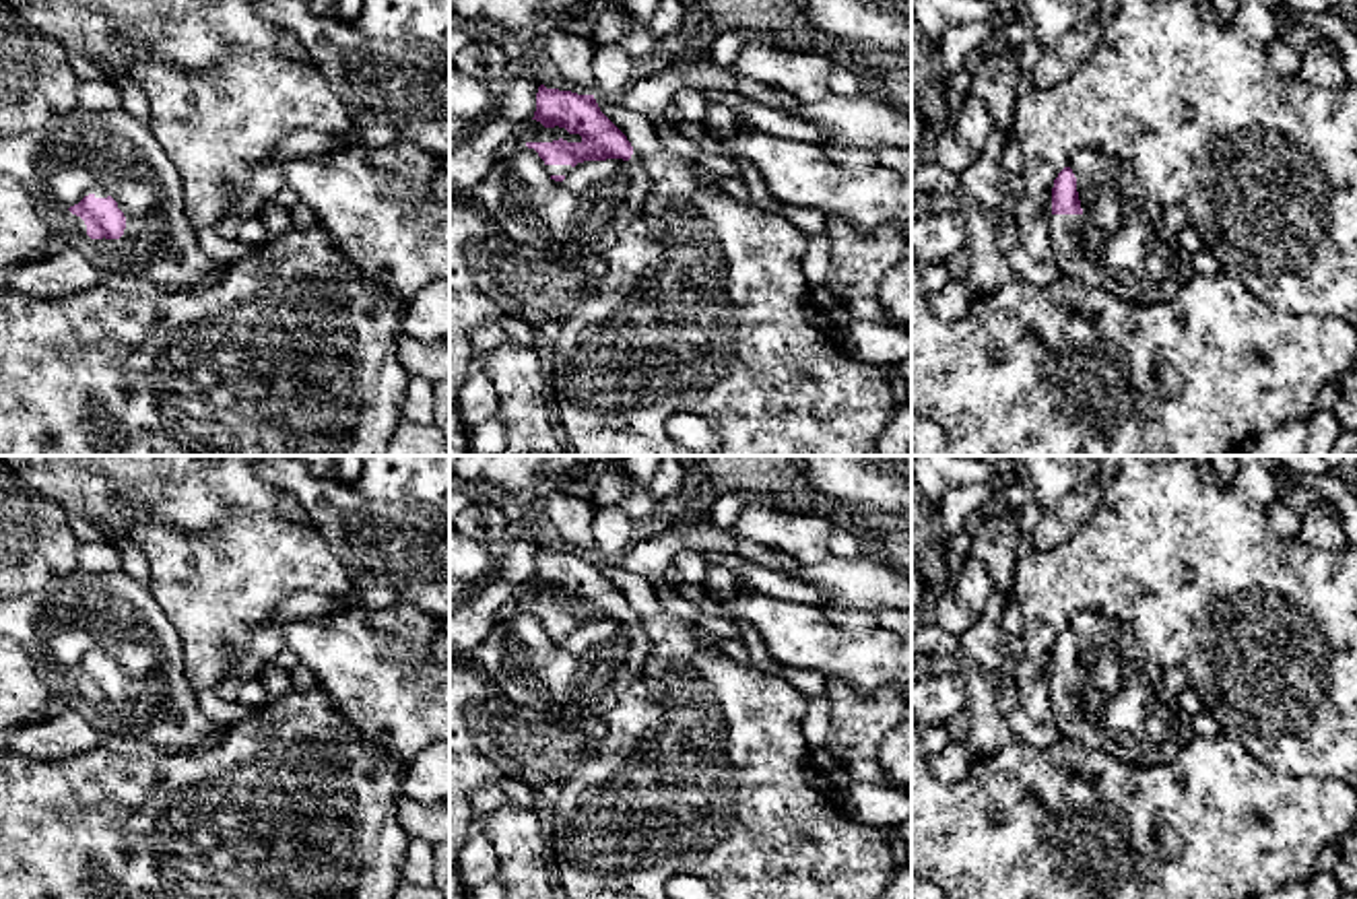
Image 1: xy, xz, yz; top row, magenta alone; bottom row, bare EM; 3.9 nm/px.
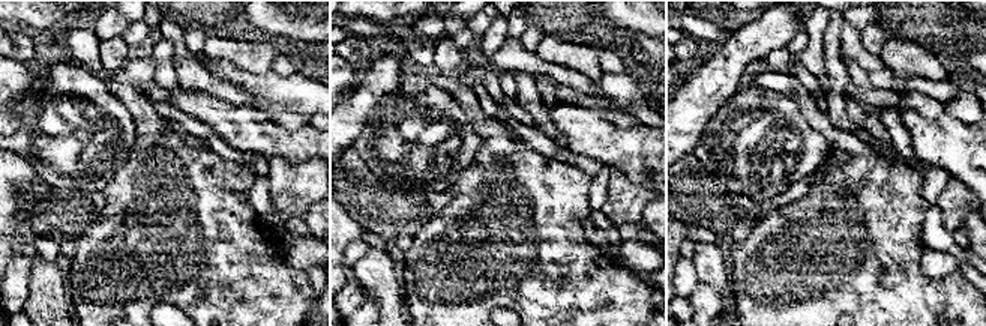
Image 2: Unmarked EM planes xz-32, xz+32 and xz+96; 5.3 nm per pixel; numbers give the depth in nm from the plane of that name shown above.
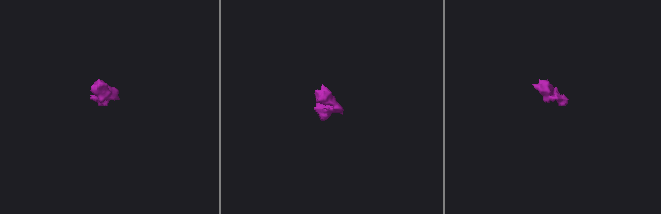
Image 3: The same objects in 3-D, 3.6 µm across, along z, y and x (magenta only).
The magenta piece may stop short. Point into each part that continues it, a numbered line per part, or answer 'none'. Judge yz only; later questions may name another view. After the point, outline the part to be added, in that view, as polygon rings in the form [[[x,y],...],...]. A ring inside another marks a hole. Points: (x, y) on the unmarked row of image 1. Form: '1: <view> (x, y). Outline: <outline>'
1: yz (1120, 706). Outline: [[[1095,610],[1070,617],[1081,676],[1052,676],[1048,720],[1062,736],[1130,767],[1171,763],[1194,738],[1192,715],[1165,687],[1132,629]]]

